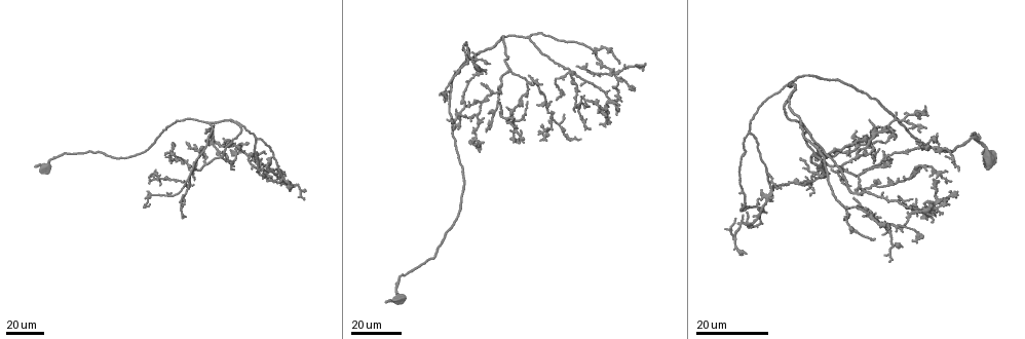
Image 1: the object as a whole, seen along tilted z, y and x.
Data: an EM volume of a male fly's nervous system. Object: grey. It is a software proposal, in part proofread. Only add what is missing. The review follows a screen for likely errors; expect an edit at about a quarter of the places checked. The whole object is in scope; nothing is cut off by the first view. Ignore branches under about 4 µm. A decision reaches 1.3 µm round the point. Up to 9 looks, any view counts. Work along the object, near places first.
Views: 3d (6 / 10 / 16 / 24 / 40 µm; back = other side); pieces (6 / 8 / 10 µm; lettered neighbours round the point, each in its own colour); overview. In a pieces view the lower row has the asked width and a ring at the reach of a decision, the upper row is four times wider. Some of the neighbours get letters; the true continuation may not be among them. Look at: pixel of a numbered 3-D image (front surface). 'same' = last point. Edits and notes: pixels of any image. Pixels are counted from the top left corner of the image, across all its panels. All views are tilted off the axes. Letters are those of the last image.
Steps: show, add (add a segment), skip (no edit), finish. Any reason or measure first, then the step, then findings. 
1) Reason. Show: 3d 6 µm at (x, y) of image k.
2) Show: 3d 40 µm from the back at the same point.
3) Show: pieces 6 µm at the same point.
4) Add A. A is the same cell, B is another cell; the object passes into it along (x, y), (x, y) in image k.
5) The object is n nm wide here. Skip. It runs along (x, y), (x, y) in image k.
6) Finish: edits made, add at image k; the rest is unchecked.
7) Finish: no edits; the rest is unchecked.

Free end. Show: 3d 24 µm at (170, 157) of image 1.

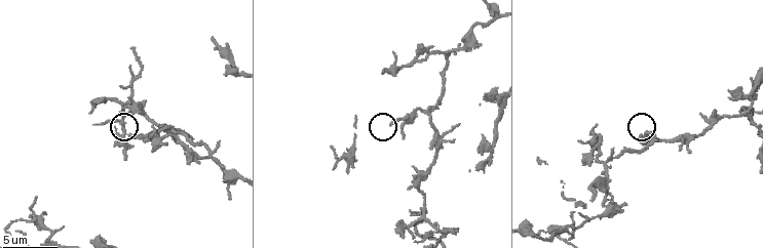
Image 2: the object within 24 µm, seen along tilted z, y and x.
Show: pieces 10 µm at (132, 134) of image 2.

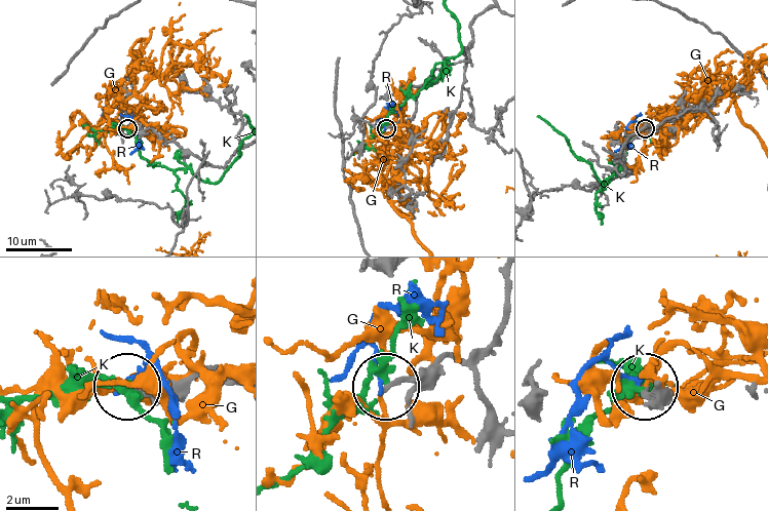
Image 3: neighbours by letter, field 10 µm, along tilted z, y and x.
Skip. G, K and R are other cells; it runs along (498, 338), (470, 357), (447, 357), (388, 387) in image 3; no lettered segment goes on from it.

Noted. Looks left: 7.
Thin end. Show: 3d 24 µm at (906, 211) of image 1.

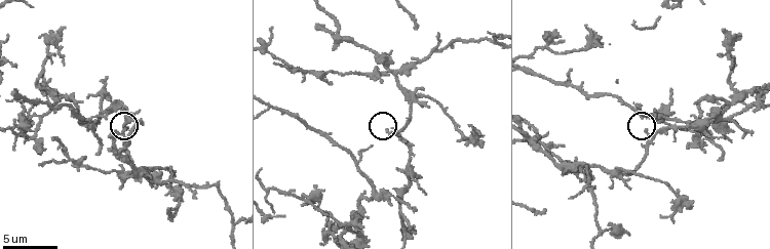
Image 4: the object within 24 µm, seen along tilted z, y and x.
Show: pieces 10 µm at (647, 130) of image 4.

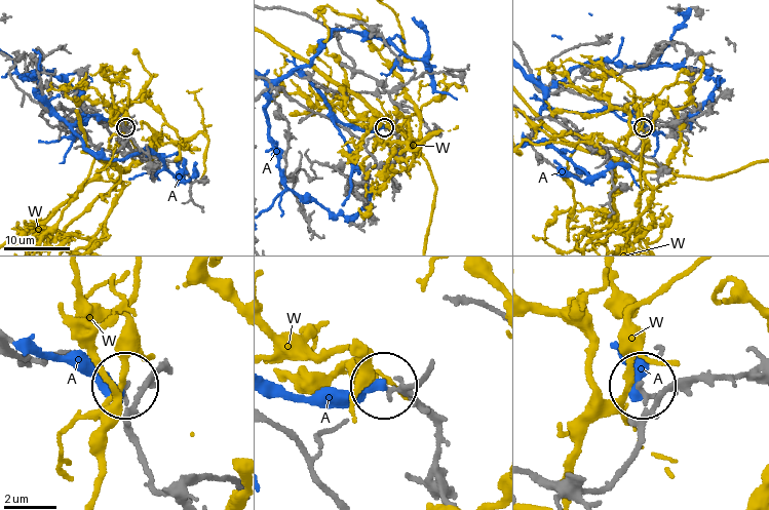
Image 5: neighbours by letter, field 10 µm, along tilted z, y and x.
The object is 170 nm wide here. Skip. A and W are other cells; it runs along (533, 472), (584, 489), (603, 486), (633, 447), (642, 389) in image 5; no lettered segment goes on from it.

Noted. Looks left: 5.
An open end. Show: pieces 8 µm at (327, 218) of image 4.

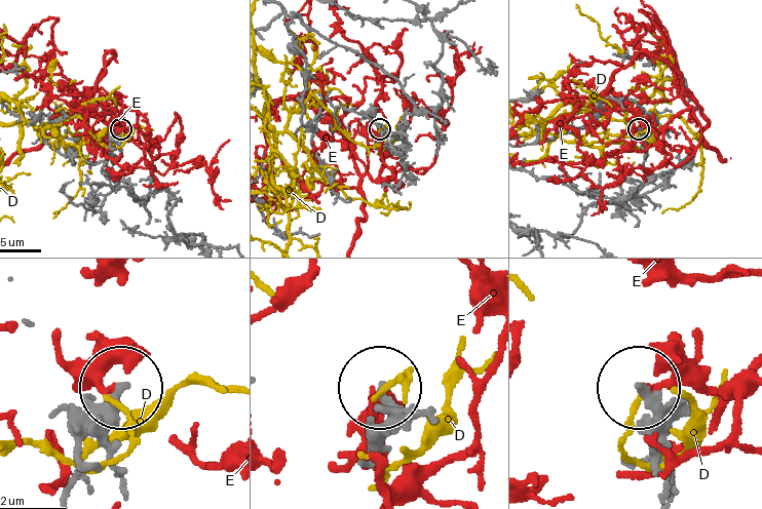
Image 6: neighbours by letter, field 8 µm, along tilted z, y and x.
The object is 220 nm wide here. Skip. D and E are other cells; none of them fits.

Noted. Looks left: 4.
Tapers out. Show: 3d 24 µm at (266, 171) of image 1.

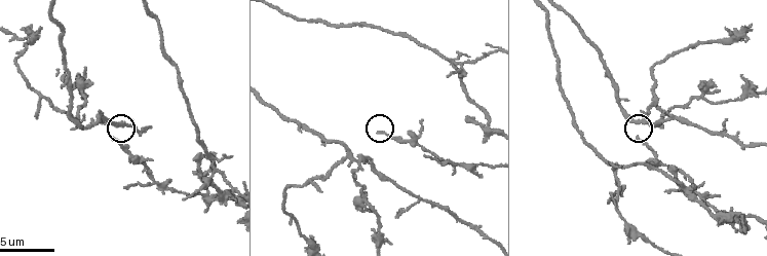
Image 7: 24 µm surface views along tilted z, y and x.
Show: pieces 8 µm at (379, 134) of image 7.

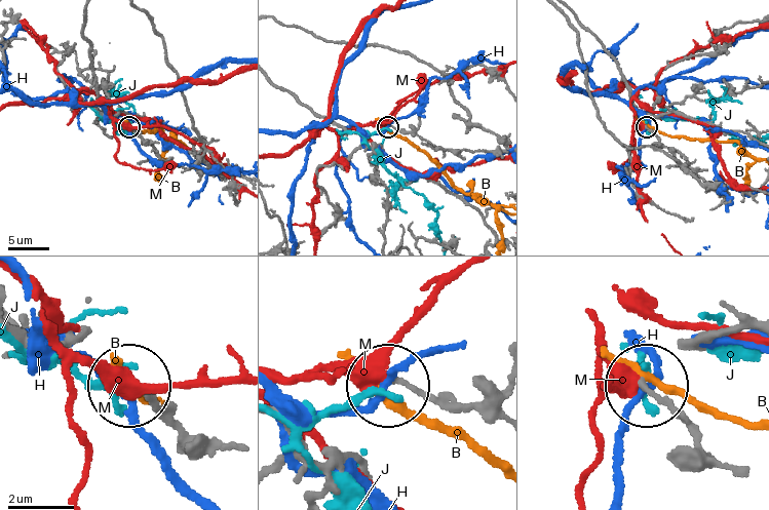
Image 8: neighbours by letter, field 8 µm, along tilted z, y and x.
Skip. B, H, J and M are other cells; no lettered segment goes on from it.

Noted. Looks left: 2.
Free end. Show: 3d 10 µm at (211, 39) of image 2.

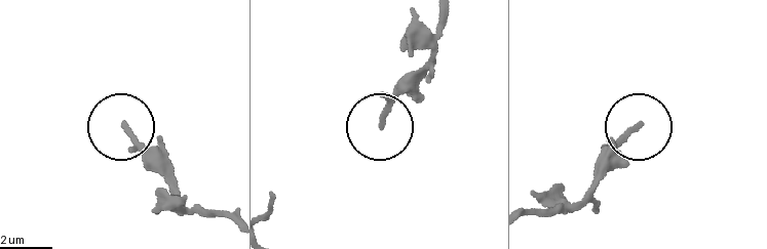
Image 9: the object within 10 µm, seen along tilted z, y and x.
What lies round it. Show: pieces 10 µm at (640, 125) of image 9.

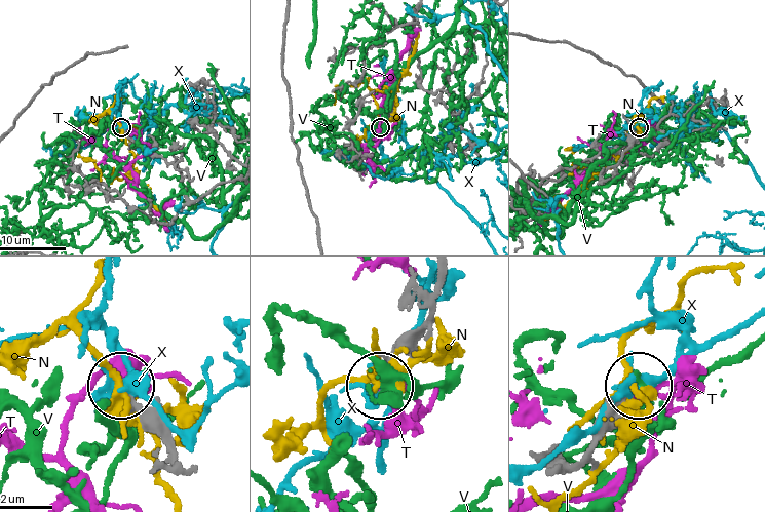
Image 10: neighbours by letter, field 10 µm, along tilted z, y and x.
Skip. N, T, V and X are other cells; no lettered segment goes on from it.

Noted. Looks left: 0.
Finish: no edits; the rest is unchecked.

